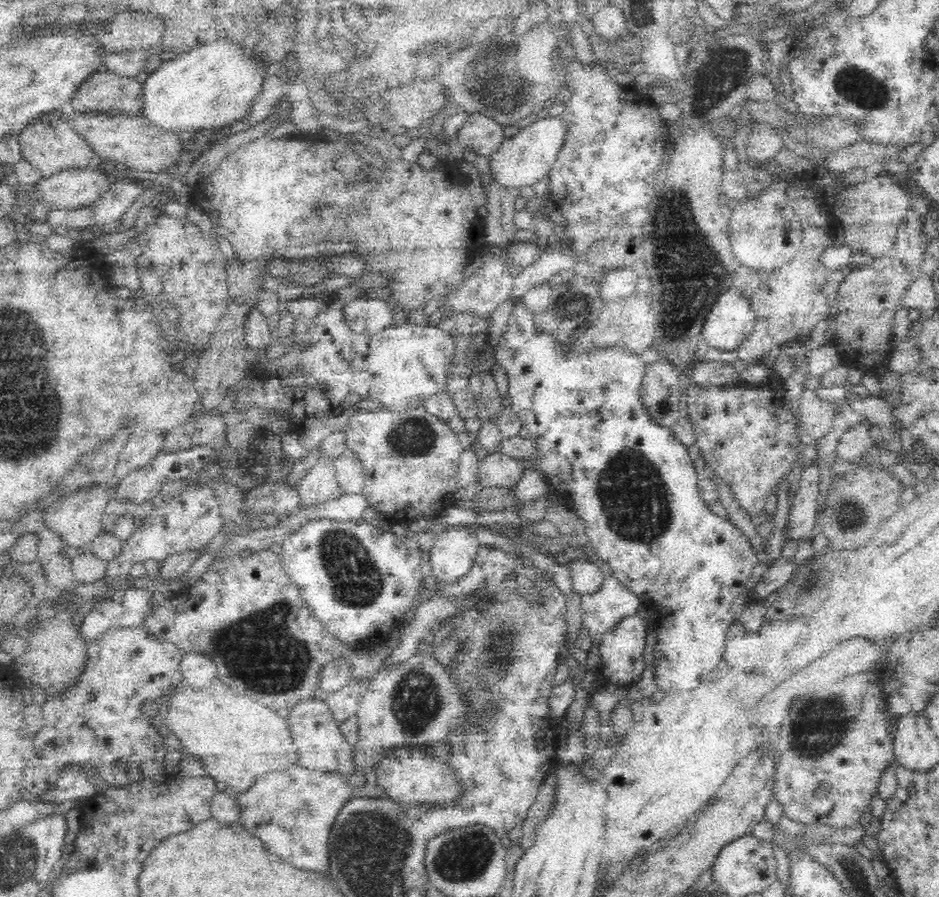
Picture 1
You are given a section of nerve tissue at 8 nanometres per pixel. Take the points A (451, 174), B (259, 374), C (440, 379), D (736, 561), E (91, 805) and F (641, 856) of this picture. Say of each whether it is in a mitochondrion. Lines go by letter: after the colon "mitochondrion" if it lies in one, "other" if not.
A: other
B: other
C: other
D: other
E: other
F: other

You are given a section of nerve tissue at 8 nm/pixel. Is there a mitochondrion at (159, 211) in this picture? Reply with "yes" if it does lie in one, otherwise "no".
no

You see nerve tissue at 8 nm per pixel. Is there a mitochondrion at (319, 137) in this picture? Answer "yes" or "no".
no

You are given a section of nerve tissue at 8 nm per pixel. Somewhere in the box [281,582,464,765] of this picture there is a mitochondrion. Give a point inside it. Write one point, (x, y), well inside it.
(416, 700)

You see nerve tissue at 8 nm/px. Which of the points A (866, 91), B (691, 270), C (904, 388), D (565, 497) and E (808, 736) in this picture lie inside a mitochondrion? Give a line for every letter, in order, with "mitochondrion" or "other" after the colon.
A: mitochondrion
B: mitochondrion
C: other
D: other
E: mitochondrion

